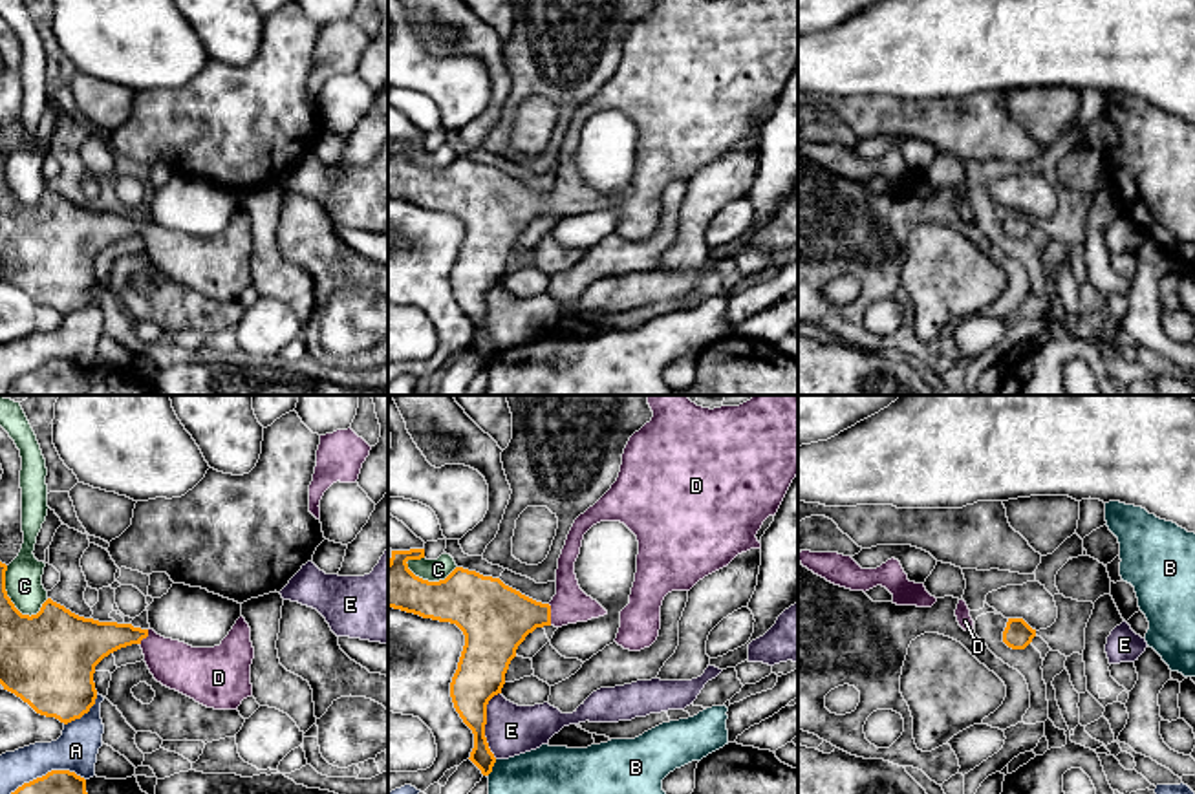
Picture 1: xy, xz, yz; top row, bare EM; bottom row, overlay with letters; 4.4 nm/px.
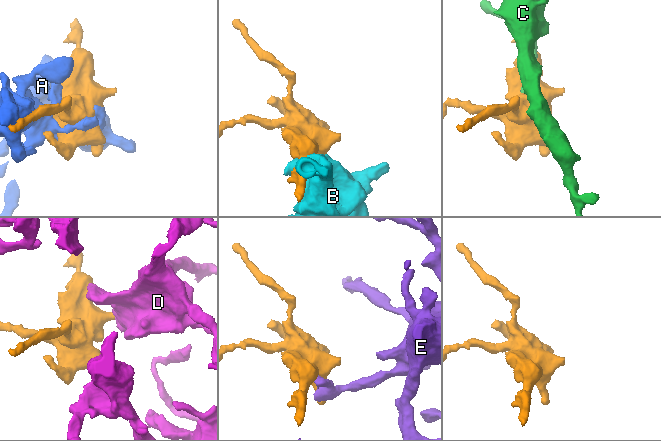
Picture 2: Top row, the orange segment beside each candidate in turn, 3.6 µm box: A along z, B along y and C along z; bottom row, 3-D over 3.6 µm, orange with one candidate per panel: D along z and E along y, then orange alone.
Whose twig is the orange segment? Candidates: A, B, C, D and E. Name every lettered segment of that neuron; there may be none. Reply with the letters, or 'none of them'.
D

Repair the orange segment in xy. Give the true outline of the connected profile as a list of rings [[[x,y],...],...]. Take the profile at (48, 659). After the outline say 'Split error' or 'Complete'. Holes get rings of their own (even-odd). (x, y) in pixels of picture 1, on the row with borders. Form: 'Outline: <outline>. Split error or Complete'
Outline: [[[0,562],[0,684],[27,703],[37,714],[68,724],[81,719],[95,704],[95,666],[110,653],[139,644],[145,662],[157,682],[214,710],[238,710],[253,695],[251,664],[254,648],[251,628],[243,617],[214,648],[192,648],[165,638],[154,629],[132,624],[84,618],[48,598],[37,615],[22,615],[5,591],[7,565]]]. Split error

